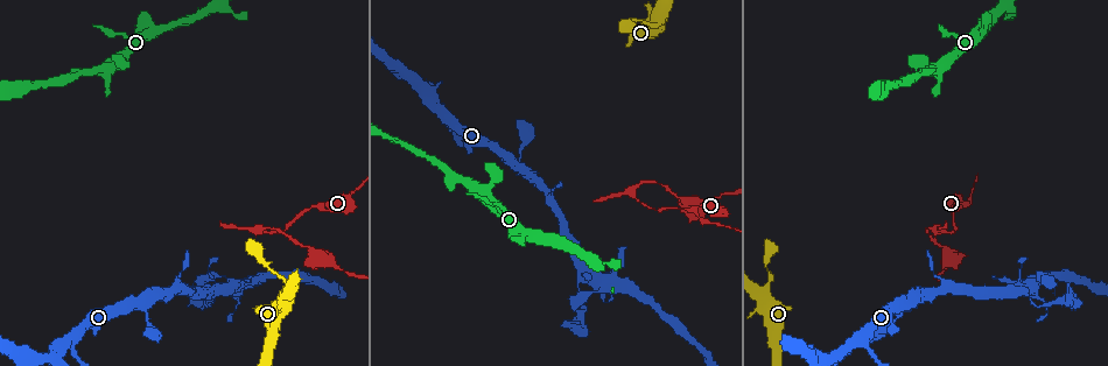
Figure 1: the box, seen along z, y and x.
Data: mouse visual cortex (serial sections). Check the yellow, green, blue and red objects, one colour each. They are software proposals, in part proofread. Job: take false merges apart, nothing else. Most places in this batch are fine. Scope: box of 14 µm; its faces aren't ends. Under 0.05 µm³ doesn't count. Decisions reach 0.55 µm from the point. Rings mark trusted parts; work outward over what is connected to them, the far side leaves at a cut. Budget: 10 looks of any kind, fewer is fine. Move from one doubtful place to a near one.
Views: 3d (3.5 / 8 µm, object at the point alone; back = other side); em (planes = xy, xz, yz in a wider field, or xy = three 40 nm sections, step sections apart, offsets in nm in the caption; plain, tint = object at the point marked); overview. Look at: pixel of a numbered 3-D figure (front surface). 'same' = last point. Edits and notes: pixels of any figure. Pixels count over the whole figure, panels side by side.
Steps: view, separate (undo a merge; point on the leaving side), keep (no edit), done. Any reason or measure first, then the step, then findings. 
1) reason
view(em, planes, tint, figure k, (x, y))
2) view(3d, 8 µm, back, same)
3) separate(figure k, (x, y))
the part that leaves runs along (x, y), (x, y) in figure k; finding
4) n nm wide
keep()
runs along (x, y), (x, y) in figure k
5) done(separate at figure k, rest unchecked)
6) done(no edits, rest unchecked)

sharp bend
view(3d, 3.5 µm, figure 1, (634, 192))

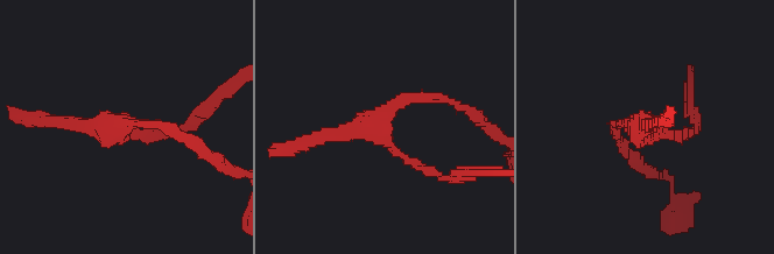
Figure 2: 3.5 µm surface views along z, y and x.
shape alone is not enough
view(em, xy, step 1, tint, figure 2, (382, 127))

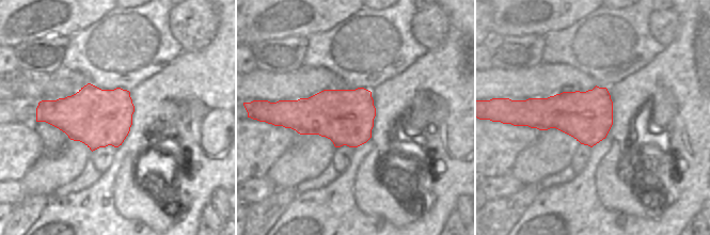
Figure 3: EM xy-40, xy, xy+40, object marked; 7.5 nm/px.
420 nm wide
keep()
runs along (691, 131), (617, 124), (617, 134) in figure 2; continuous, no second cell

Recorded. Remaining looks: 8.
branch point
view(3d, 3.5 µm, figure 1, (686, 204))

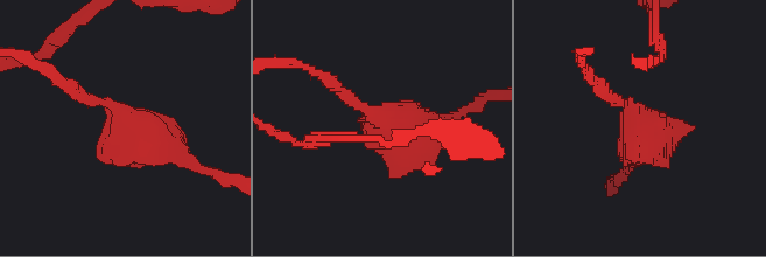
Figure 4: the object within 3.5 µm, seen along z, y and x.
view(em, xy, step 5, plain, figure 4, (634, 114))

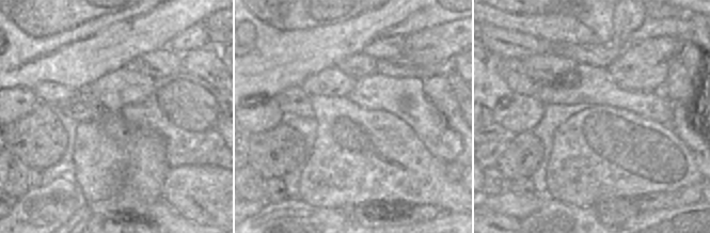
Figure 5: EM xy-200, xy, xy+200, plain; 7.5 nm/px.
where the object lies
view(em, xy, step 5, tint, same)

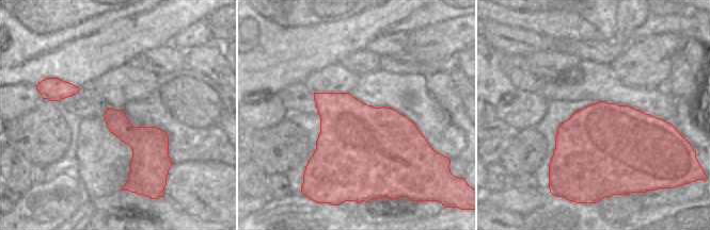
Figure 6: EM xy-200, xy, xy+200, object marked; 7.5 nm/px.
keep()
one cell here

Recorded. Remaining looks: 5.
narrows sharply
view(3d, 8 µm, figure 1, (579, 289))

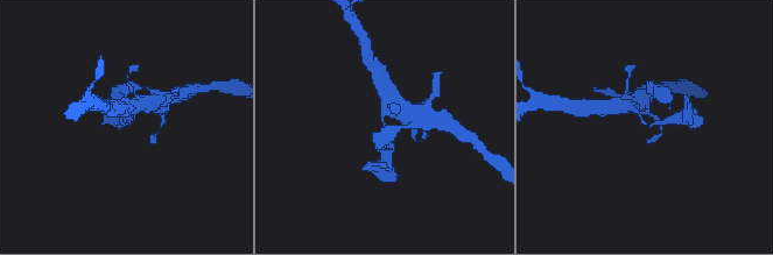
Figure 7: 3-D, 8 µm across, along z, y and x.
arms of 200, 250 nm; now the EM
view(em, xy, step 1, tint, figure 7, (382, 124))

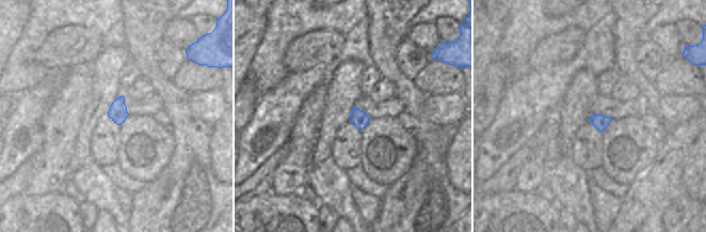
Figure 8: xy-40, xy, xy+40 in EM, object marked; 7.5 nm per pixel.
keep()
runs along (625, 106), (646, 125), (676, 118) in figure 7; one cell here

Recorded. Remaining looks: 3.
thick turns thin
view(3d, 3.5 µm, figure 1, (109, 68))

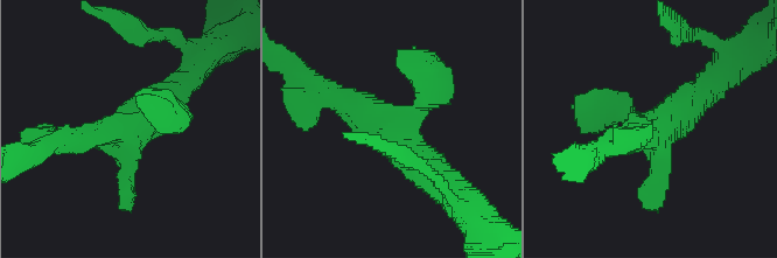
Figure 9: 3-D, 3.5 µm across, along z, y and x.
need the tissue
view(em, xy, step 1, tint, figure 9, (131, 130))

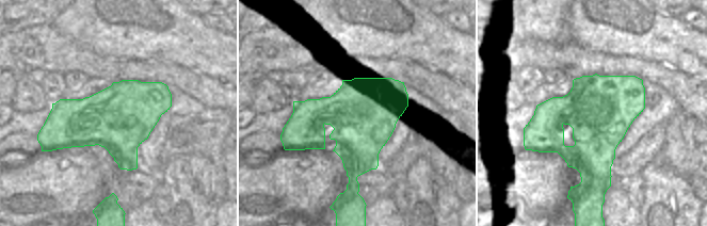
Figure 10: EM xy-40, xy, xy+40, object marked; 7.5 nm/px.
another direction
view(em, planes, tint, same)

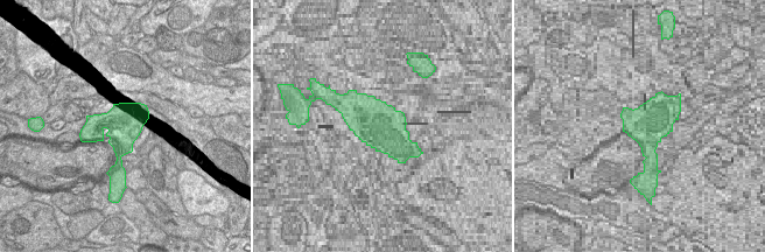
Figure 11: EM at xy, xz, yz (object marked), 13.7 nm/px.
keep()
runs along (436, 179), (383, 118), (326, 95) in figure 9; continuous, no second cell

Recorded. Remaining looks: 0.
done(no edits, rest unchecked)

